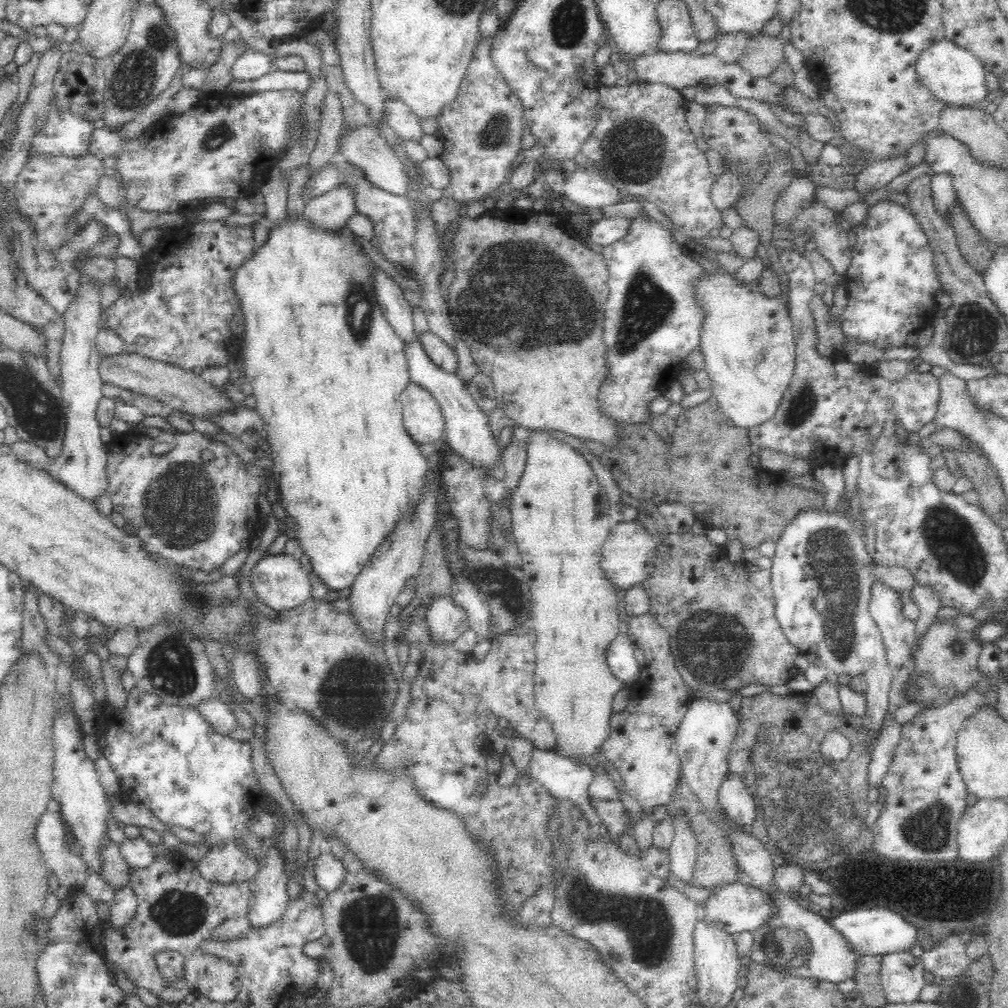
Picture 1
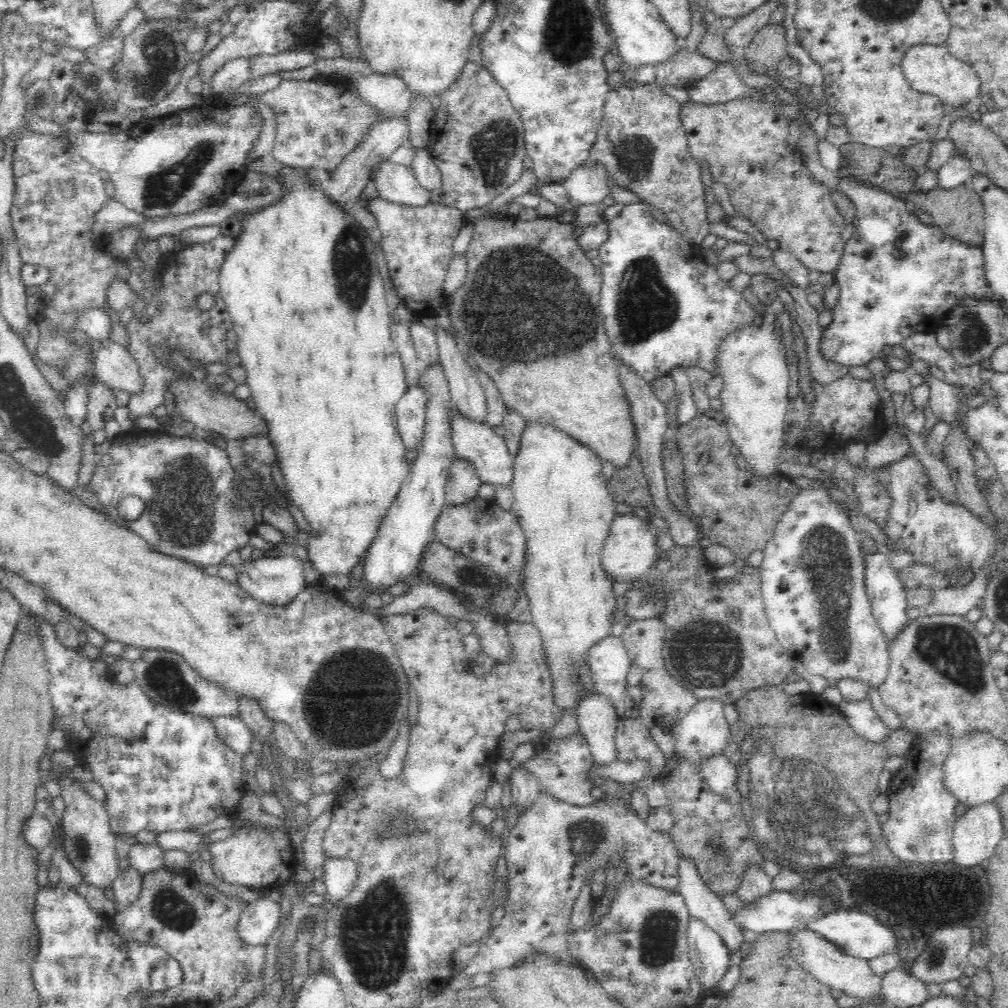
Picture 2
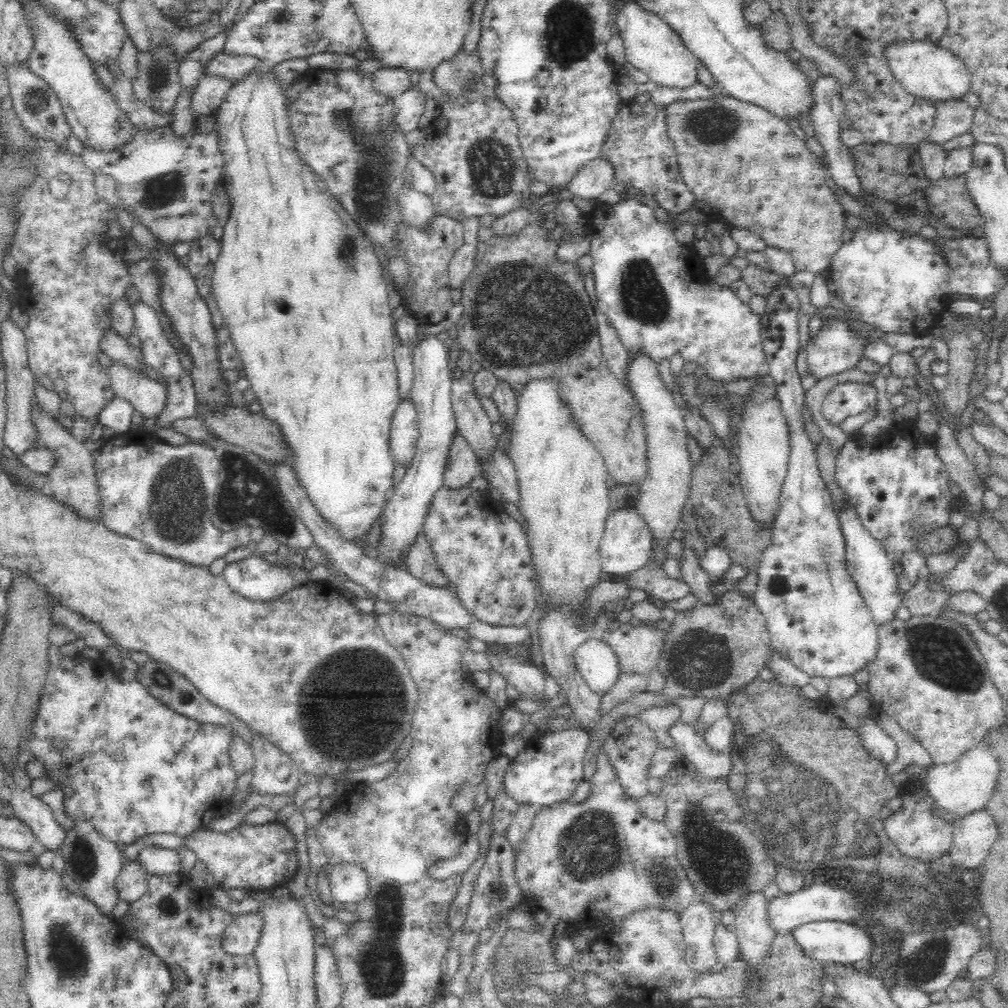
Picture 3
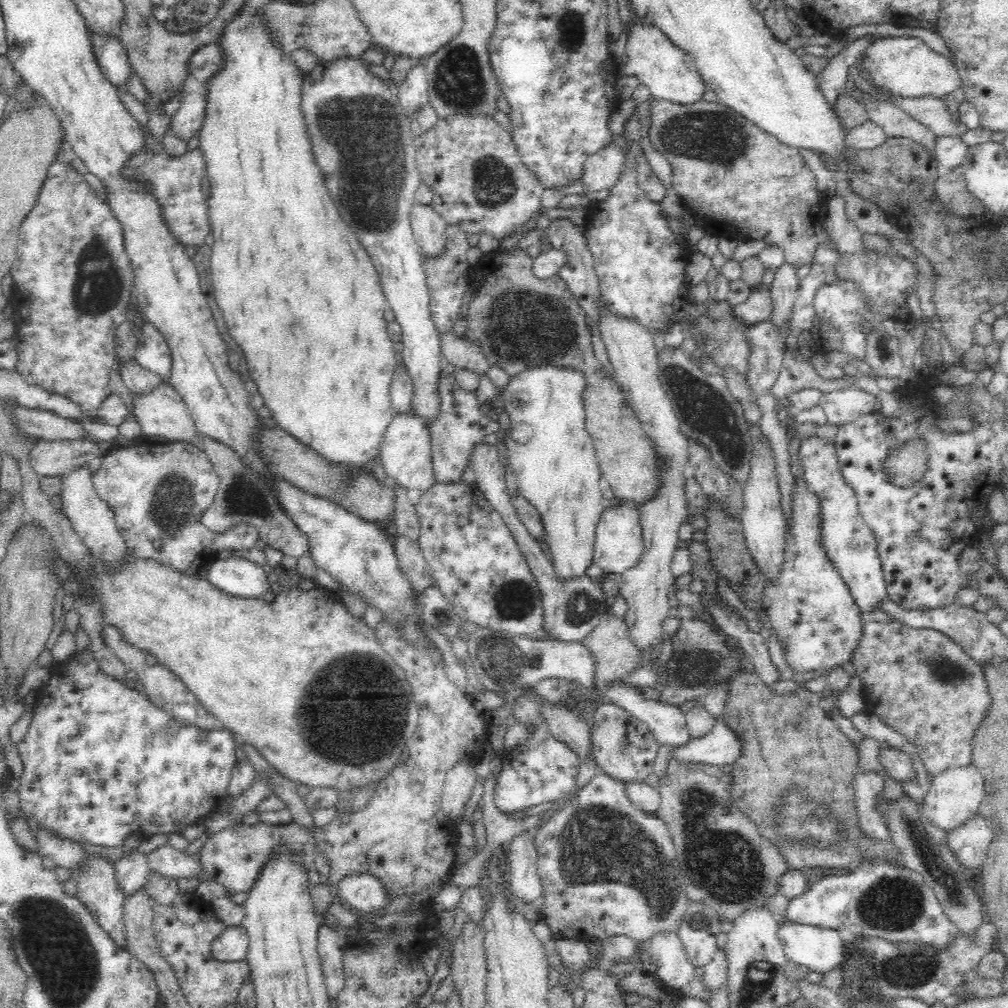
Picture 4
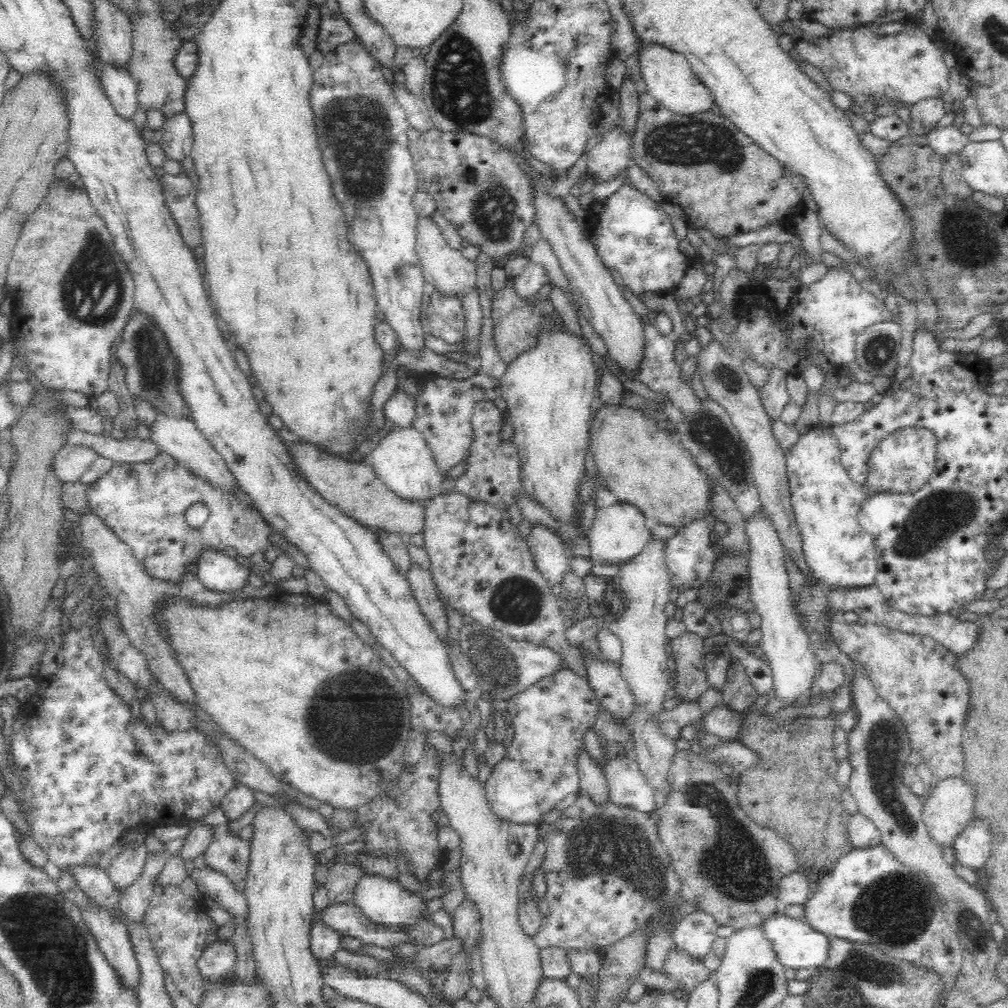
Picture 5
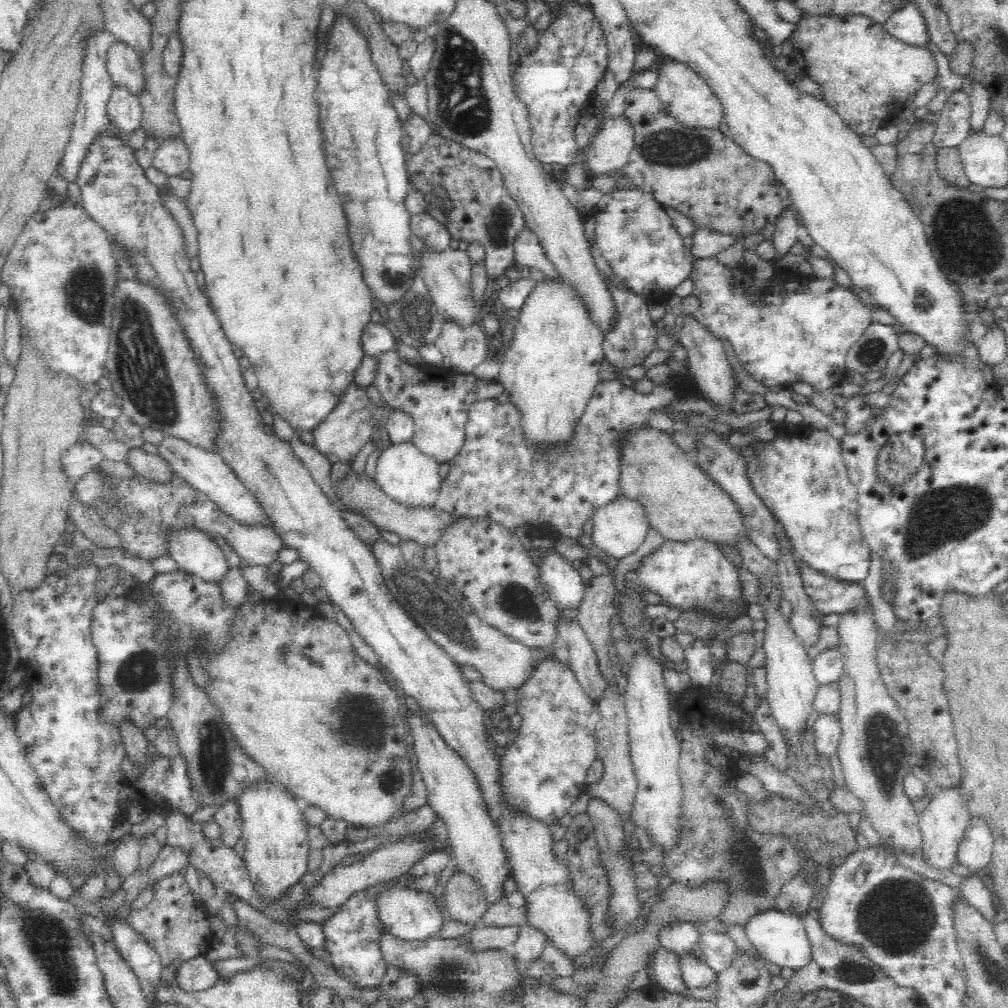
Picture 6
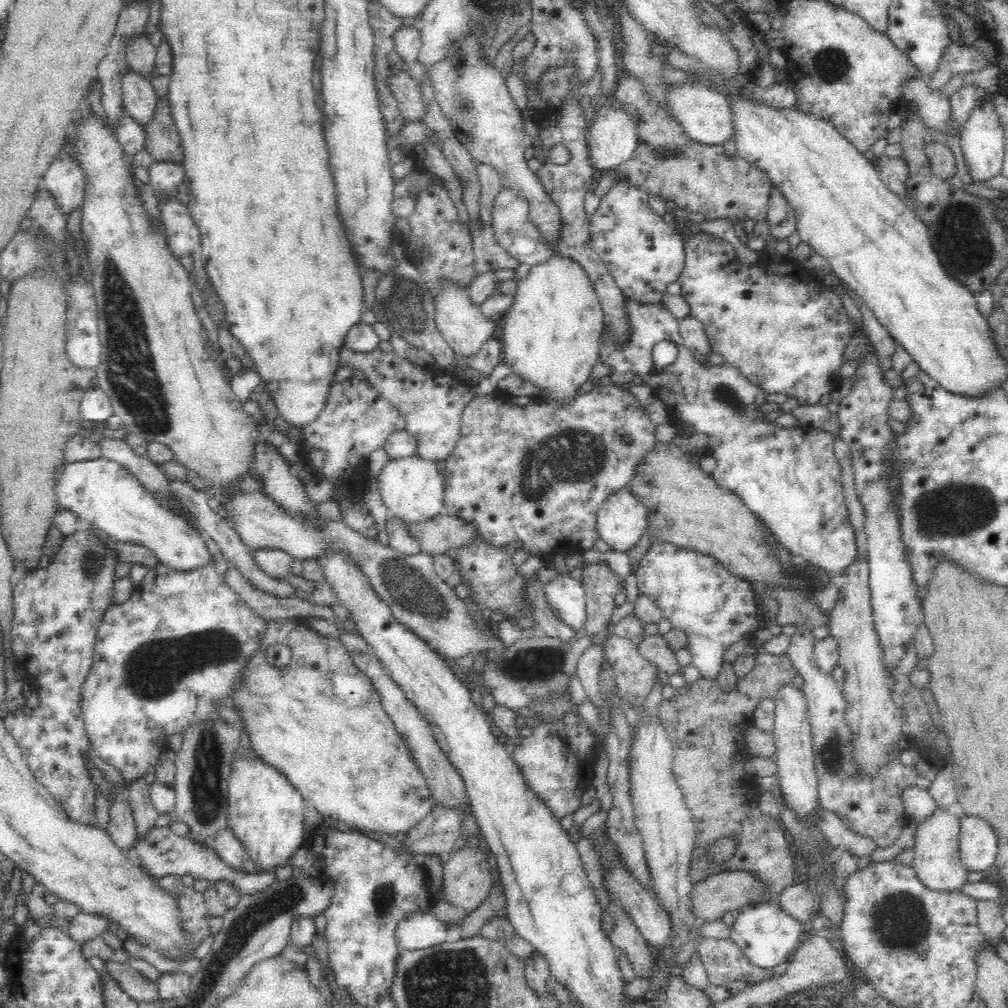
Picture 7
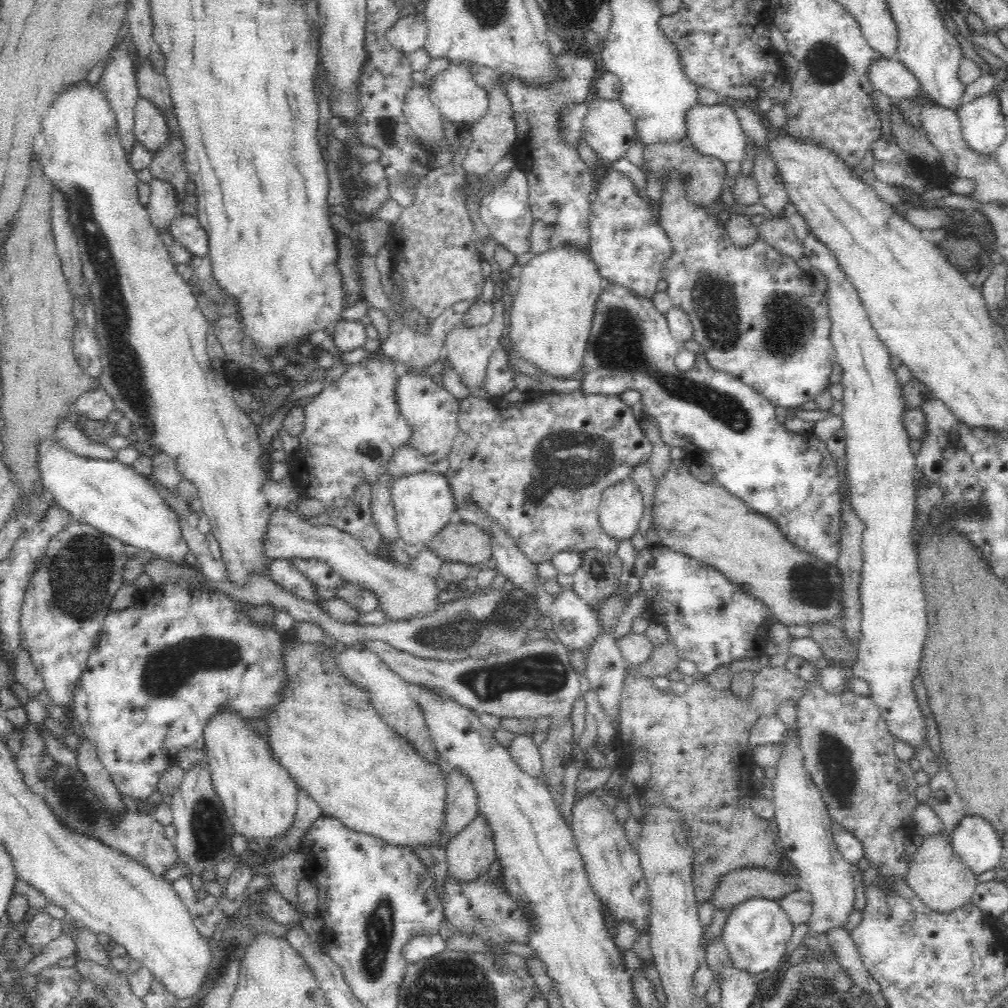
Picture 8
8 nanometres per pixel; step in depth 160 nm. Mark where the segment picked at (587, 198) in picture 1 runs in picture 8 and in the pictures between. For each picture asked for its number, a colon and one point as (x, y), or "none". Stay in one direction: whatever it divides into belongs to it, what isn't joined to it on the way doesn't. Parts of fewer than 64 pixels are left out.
2: (588, 184)
3: (595, 177)
4: (601, 171)
5: (609, 157)
6: (611, 147)
7: (612, 139)
8: (608, 128)

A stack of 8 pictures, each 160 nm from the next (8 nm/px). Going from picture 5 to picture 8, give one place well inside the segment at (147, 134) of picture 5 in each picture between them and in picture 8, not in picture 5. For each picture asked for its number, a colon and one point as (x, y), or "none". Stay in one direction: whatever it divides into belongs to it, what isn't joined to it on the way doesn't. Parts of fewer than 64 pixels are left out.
6: (172, 156)
7: (164, 175)
8: (163, 204)

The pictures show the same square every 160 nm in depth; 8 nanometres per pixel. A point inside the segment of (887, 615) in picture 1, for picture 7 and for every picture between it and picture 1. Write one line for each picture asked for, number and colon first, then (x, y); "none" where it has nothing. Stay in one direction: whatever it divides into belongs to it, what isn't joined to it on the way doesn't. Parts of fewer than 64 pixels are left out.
2: (888, 600)
3: (869, 565)
4: (851, 545)
5: (839, 552)
6: (802, 478)
7: (791, 480)

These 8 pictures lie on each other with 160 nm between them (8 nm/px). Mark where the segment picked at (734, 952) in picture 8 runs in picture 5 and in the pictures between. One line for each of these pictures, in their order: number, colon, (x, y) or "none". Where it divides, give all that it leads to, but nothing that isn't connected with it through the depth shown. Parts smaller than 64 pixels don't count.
5: (797, 944)
6: (781, 938)
7: (768, 936)

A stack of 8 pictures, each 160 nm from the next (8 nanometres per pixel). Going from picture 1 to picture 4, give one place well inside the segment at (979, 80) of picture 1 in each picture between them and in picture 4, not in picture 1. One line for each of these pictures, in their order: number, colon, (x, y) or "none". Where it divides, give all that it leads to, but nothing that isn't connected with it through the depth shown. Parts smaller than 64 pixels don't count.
2: (932, 69)
3: (926, 70)
4: (906, 65)

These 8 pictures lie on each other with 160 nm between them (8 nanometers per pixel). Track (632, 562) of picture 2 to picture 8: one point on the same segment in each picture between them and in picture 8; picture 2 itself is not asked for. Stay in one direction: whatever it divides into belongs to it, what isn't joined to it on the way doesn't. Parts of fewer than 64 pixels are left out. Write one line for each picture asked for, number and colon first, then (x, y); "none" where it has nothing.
3: (627, 543)
4: (619, 545)
5: (619, 532)
6: (620, 527)
7: (622, 520)
8: (621, 508)

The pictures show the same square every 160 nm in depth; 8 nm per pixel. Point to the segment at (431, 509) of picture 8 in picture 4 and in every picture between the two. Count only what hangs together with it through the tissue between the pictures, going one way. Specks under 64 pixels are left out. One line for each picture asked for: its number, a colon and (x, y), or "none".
4: (405, 453)
5: (402, 459)
6: (406, 474)
7: (412, 489)

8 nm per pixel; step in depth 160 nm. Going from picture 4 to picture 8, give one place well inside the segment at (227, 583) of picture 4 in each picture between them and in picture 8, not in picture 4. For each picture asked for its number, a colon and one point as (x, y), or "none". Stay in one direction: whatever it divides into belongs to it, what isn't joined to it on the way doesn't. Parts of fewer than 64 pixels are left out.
5: (218, 571)
6: (194, 552)
7: (101, 493)
8: (111, 497)

